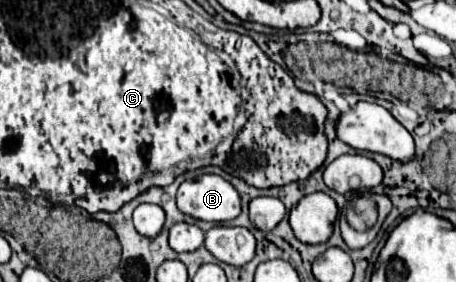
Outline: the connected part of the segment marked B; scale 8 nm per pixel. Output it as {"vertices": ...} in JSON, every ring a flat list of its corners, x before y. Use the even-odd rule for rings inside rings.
{"vertices":[[204,174,196,180,186,180,178,188,178,208,180,212,196,218,196,220,208,220,208,222,228,222,234,220,240,214,240,196,236,188,226,182,222,176,216,174]]}

